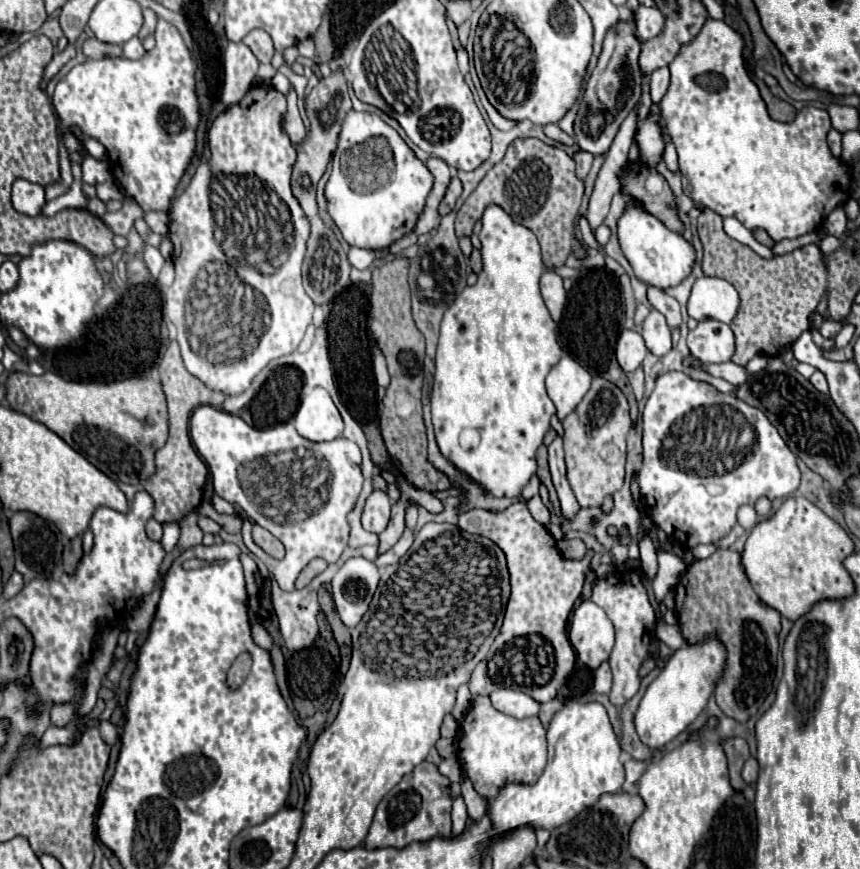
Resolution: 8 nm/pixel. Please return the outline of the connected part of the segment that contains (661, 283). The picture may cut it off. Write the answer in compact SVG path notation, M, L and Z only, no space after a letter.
M633 201L627 203L625 213L619 219L619 243L633 267L635 277L645 285L653 285L663 291L679 285L691 273L695 261L695 251L689 241L685 241L679 233L669 231L661 221L657 221Z

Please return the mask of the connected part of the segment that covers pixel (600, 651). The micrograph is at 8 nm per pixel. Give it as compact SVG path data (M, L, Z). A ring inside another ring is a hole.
M585 599L573 611L569 641L575 647L579 661L591 669L597 669L609 659L613 649L613 623L607 619L601 607Z

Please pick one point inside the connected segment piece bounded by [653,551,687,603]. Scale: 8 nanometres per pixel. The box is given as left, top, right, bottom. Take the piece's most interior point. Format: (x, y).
(671, 568)

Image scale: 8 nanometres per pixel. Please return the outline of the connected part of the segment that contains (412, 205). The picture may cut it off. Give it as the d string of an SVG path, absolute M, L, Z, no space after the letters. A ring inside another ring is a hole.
M353 109L347 111L333 153L333 169L325 185L325 199L327 213L349 247L381 251L411 233L425 209L433 181L435 177L425 163L417 159L399 133L379 115Z

